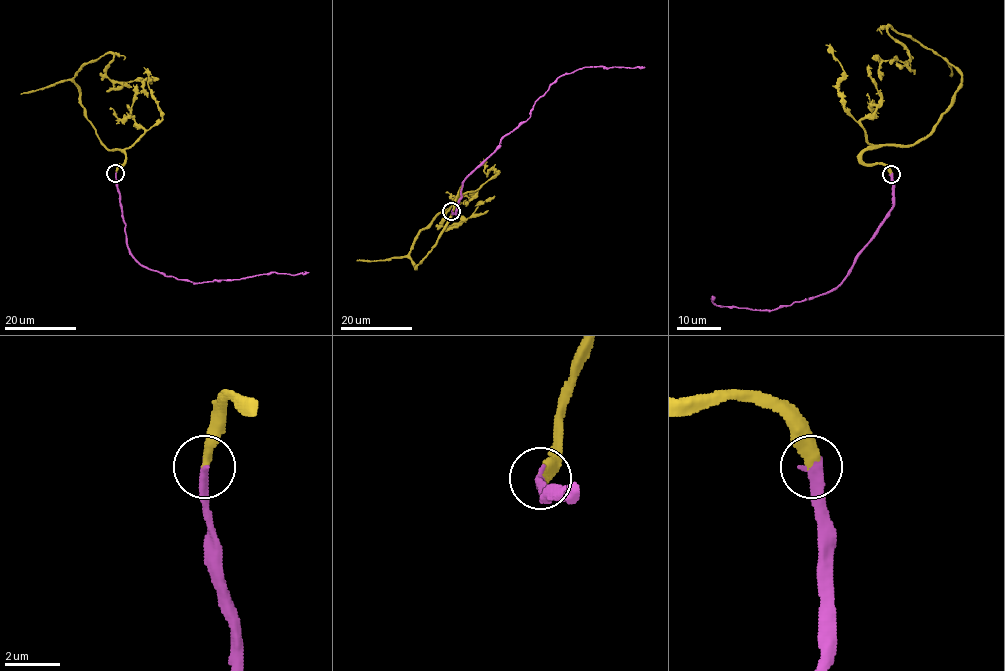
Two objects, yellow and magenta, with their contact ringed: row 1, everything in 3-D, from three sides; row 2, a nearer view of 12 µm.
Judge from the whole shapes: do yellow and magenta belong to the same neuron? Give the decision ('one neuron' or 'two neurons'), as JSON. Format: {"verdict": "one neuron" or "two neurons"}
{"verdict": "one neuron"}

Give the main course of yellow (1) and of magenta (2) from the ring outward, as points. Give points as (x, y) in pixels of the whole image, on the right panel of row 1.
1: (891, 175), (861, 155), (925, 137), (950, 105), (961, 74), (891, 27), (887, 32), (909, 59), (871, 57)
2: (891, 175), (891, 211), (836, 287), (774, 310), (716, 305), (712, 296)

